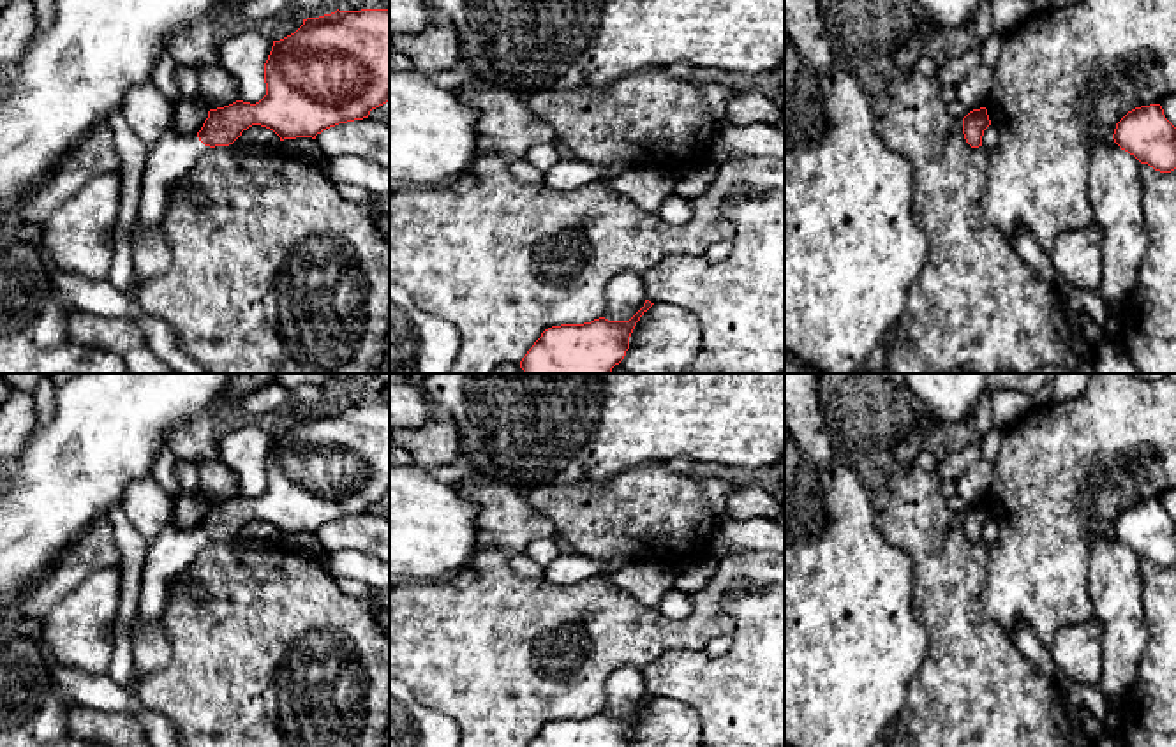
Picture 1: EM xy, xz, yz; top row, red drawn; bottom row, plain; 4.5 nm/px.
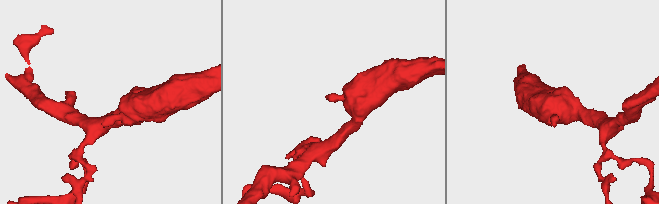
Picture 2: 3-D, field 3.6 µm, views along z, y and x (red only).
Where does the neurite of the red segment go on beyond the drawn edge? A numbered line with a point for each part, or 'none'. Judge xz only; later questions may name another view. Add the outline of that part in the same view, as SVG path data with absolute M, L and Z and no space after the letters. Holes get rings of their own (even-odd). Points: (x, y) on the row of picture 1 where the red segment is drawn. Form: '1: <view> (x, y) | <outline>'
none

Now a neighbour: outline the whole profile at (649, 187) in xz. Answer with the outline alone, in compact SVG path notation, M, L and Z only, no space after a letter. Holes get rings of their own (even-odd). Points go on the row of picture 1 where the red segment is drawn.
M659 167L633 169L607 183L647 211L658 211L674 194L675 173Z

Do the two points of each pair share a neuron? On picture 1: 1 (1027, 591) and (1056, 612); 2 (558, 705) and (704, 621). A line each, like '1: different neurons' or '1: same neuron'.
1: same neuron
2: same neuron

